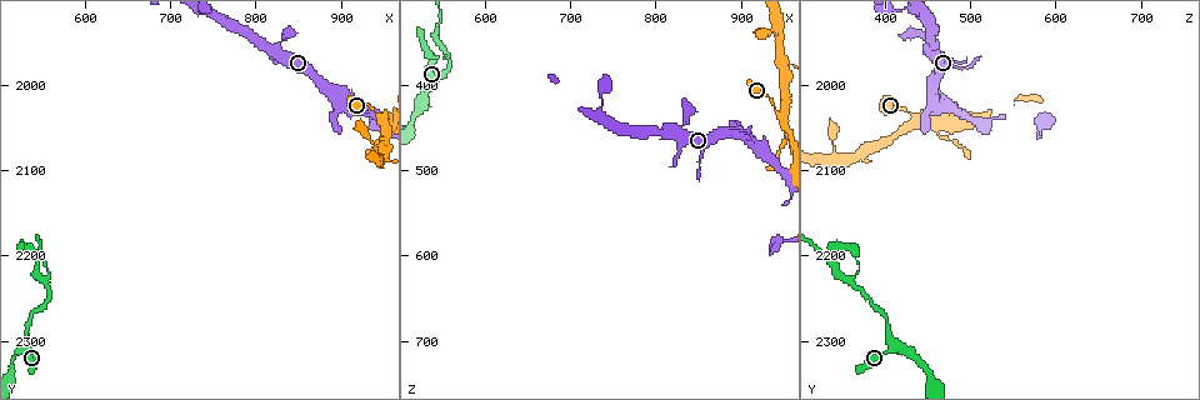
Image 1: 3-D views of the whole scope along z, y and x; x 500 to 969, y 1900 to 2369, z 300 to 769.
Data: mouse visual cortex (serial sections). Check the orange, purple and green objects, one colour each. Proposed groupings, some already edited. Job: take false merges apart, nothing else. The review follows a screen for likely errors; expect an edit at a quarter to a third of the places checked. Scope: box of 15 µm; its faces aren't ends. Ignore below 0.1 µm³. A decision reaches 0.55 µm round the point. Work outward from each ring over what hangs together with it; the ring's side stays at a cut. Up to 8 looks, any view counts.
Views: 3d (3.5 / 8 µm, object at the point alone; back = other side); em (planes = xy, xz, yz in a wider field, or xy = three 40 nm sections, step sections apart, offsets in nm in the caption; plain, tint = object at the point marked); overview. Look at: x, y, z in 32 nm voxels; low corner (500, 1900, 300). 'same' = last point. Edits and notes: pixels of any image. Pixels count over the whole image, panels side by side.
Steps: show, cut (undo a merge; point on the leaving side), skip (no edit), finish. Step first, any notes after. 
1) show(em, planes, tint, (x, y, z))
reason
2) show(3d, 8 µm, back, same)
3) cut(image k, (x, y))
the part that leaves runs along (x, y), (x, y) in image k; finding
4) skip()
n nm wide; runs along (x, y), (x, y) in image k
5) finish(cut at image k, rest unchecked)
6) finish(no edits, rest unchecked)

show(3d, 8 µm, (950, 2040, 440))
sharp bend

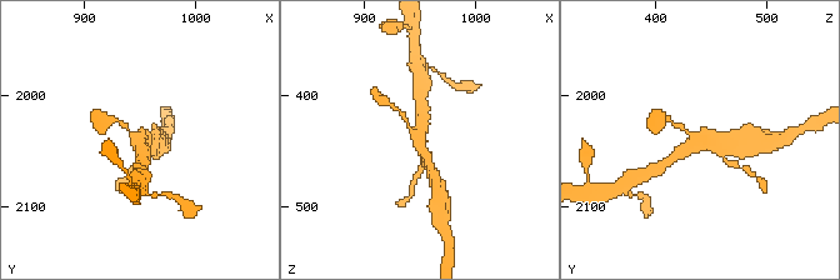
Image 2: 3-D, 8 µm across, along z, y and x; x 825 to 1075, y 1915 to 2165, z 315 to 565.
show(3d, 3.5 µm, (948, 2040, 434))

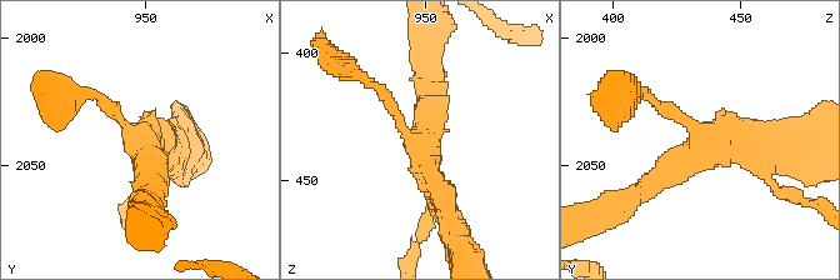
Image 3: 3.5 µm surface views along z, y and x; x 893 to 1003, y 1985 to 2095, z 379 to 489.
show(em, planes, tint, (947, 2040, 436))

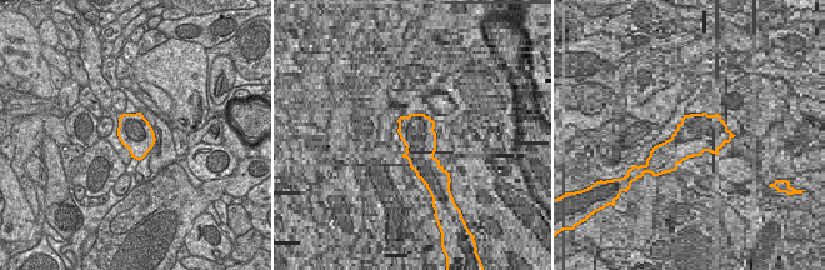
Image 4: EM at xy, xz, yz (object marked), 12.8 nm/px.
skip()
440 nm wide; runs along (100, 98), (146, 151), (150, 190) in image 3; one cell here

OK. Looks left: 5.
show(3d, 8 µm, (945, 2080, 380))
sharp bend

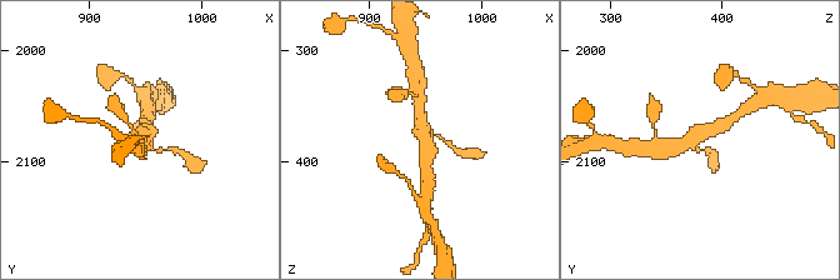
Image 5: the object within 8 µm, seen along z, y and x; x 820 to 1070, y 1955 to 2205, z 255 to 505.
show(em, xy, step 5, tint, (948, 2080, 376))

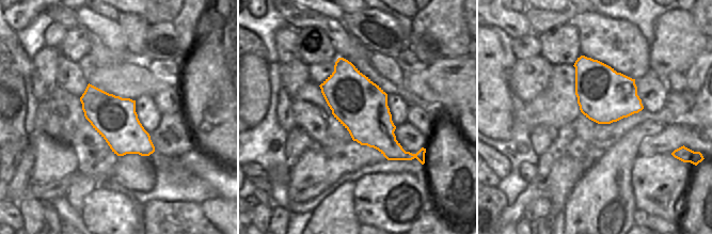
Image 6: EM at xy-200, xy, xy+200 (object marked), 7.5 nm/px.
skip()
runs along (725, 121), (683, 145), (661, 145) in image 5; all the same cell

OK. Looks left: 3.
show(em, xy, step 1, tint, (555, 2230, 360))
thin neck

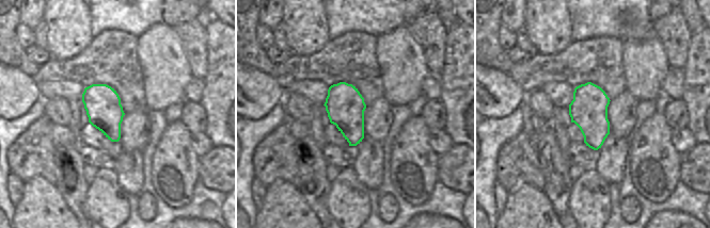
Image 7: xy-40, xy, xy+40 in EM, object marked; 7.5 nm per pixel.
show(3d, 3.5 µm, same)
see where the arms go

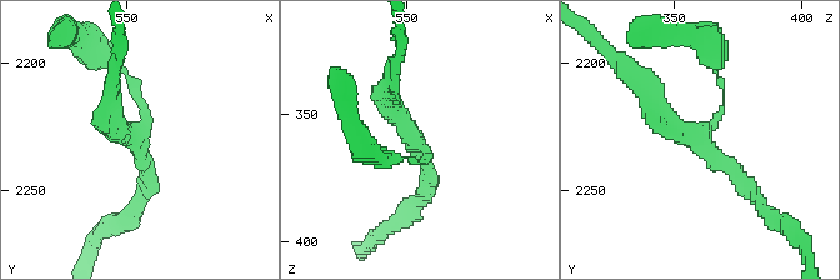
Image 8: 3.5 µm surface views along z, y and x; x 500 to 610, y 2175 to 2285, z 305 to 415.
skip()
300 nm wide; runs along (759, 203), (704, 141), (724, 103), (718, 69) in image 8; all the same cell

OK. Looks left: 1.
finish(no edits, rest unchecked)

